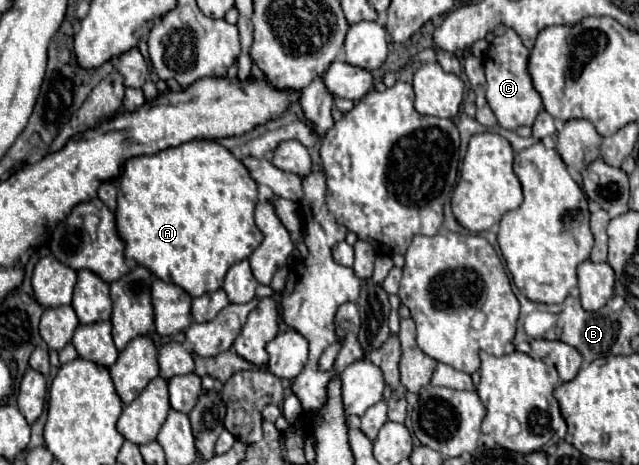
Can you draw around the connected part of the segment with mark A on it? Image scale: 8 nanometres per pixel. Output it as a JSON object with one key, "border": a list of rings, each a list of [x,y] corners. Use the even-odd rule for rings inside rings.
{"border":[[[193,140],[151,156],[137,156],[125,162],[119,178],[117,232],[125,242],[125,258],[145,266],[163,282],[183,288],[191,298],[221,288],[227,270],[249,258],[263,242],[253,214],[257,206],[257,184],[247,168],[227,148],[211,140]]]}

